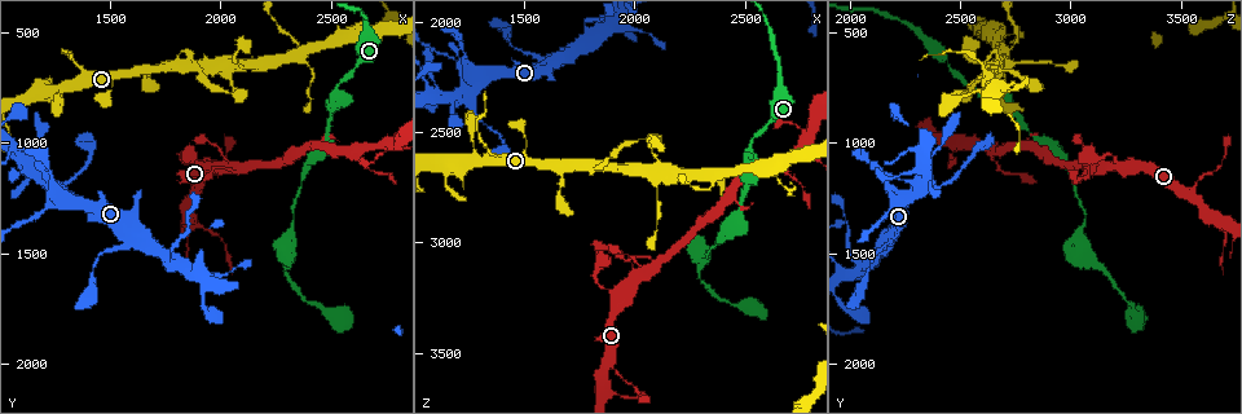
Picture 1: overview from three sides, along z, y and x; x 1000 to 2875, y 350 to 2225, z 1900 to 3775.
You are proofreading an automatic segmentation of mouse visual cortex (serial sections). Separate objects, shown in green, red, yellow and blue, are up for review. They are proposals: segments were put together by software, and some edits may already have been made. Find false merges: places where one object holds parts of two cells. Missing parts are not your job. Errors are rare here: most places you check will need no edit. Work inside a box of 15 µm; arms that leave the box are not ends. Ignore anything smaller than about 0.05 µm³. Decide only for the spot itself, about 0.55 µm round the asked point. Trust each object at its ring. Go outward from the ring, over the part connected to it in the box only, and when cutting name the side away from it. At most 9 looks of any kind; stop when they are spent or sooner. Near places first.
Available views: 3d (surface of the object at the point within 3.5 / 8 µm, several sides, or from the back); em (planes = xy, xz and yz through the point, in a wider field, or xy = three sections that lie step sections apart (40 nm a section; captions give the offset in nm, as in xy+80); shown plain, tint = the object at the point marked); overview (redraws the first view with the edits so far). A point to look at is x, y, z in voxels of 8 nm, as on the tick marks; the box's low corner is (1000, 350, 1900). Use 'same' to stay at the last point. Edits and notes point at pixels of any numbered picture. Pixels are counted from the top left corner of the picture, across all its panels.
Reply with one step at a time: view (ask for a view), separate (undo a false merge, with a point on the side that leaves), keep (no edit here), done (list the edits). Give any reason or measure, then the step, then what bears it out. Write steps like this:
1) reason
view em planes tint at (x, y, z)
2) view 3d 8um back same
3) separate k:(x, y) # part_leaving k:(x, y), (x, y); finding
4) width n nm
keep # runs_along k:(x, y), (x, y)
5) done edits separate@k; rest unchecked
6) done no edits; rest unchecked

view em planes tint at (1270, 1230, 2230)

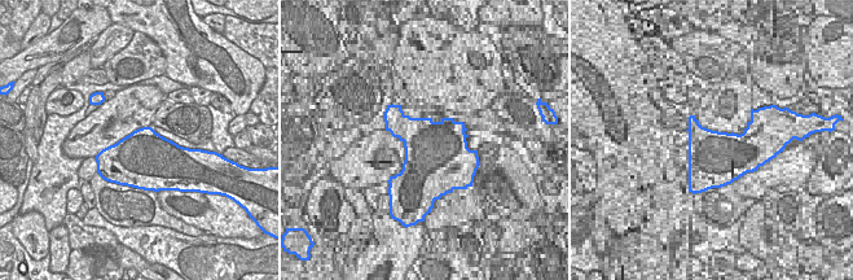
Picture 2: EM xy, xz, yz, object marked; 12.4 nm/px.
view 3d 3.5um same

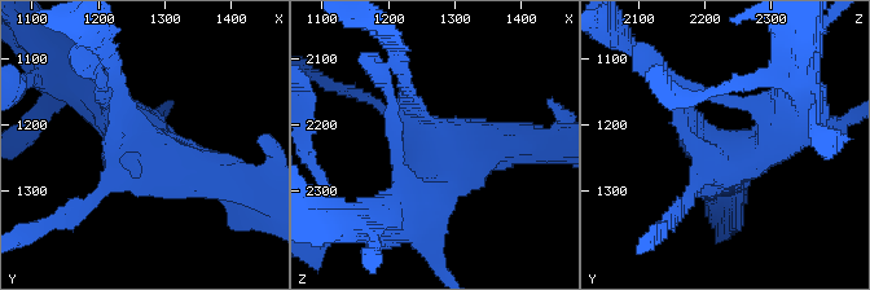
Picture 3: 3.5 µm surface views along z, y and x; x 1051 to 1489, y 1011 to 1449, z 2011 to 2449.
keep # one cell here

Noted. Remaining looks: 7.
branch point
view 3d 8um at (1800, 640, 2650)

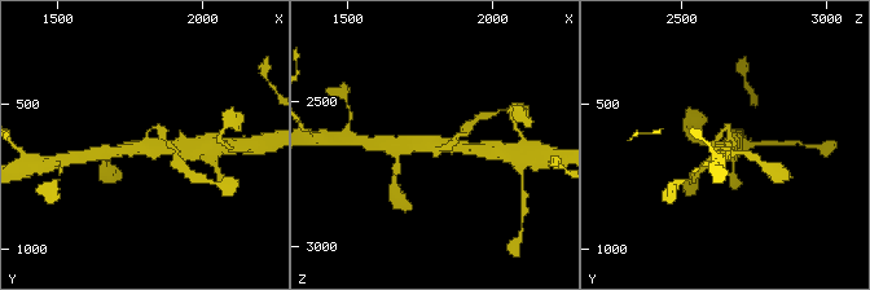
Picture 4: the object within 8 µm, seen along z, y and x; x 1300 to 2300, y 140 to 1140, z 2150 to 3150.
view 3d 3.5um at (1800, 650, 2670)

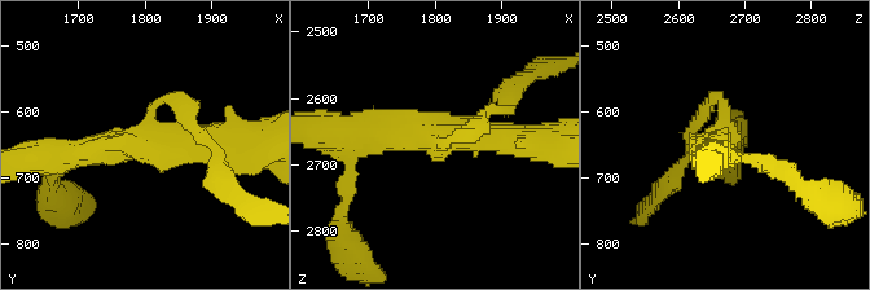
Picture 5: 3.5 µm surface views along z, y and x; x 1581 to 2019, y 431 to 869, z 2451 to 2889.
need the tissue
view em xy step 3 tint at (1805, 645, 2665)

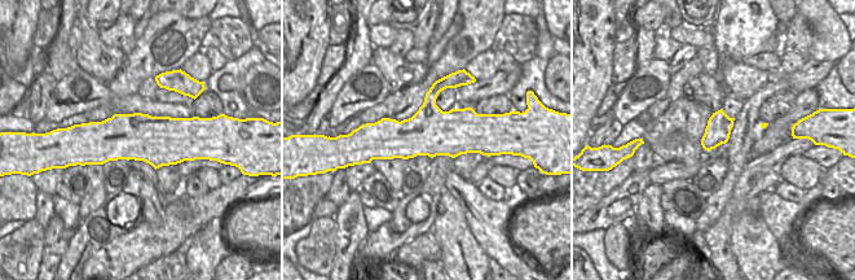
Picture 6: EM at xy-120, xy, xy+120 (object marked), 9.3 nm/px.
arms 3; arm_widths 200, 300, 400 nm
keep # runs_along 5:(66, 154), (149, 139), (241, 139); all the same cell

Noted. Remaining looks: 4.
thin arm on a thick one
view 3d 3.5um at (2360, 580, 2700)

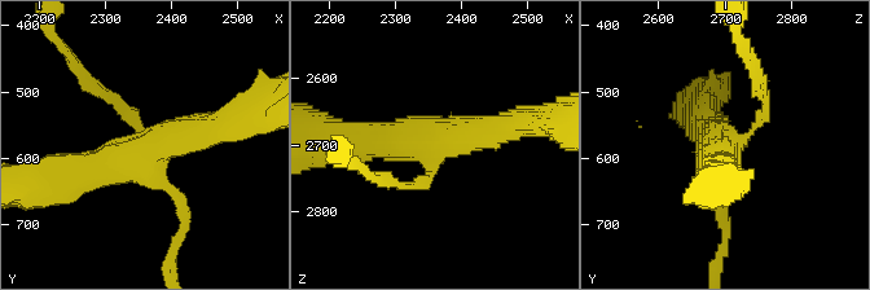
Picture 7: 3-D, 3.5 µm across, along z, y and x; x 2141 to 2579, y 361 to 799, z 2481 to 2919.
arms 4; arm_widths 150, 150, 350, 500 nm
view em xy step 5 tint at (2360, 595, 2685)

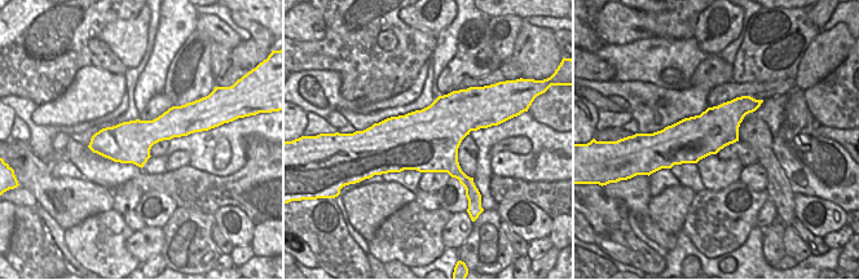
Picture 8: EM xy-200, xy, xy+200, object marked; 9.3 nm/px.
width 600 nm
keep # runs_along 7:(60, 178), (223, 130); one cell here

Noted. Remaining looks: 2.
sudden change in width
view 3d 3.5um at (1790, 1550, 2030)

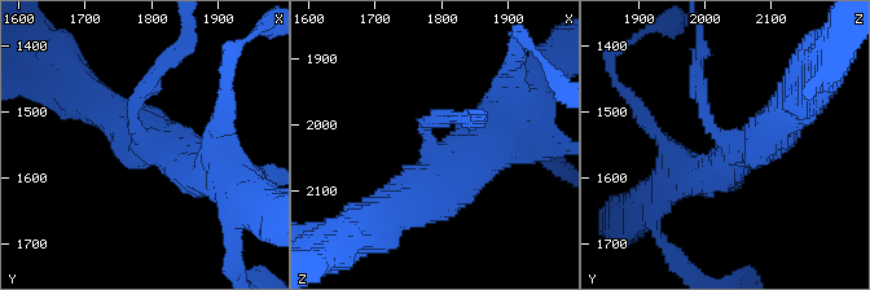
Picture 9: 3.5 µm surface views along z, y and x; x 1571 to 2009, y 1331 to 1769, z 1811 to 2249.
keep # all the same cell

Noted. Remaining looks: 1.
done no edits; rest unchecked

